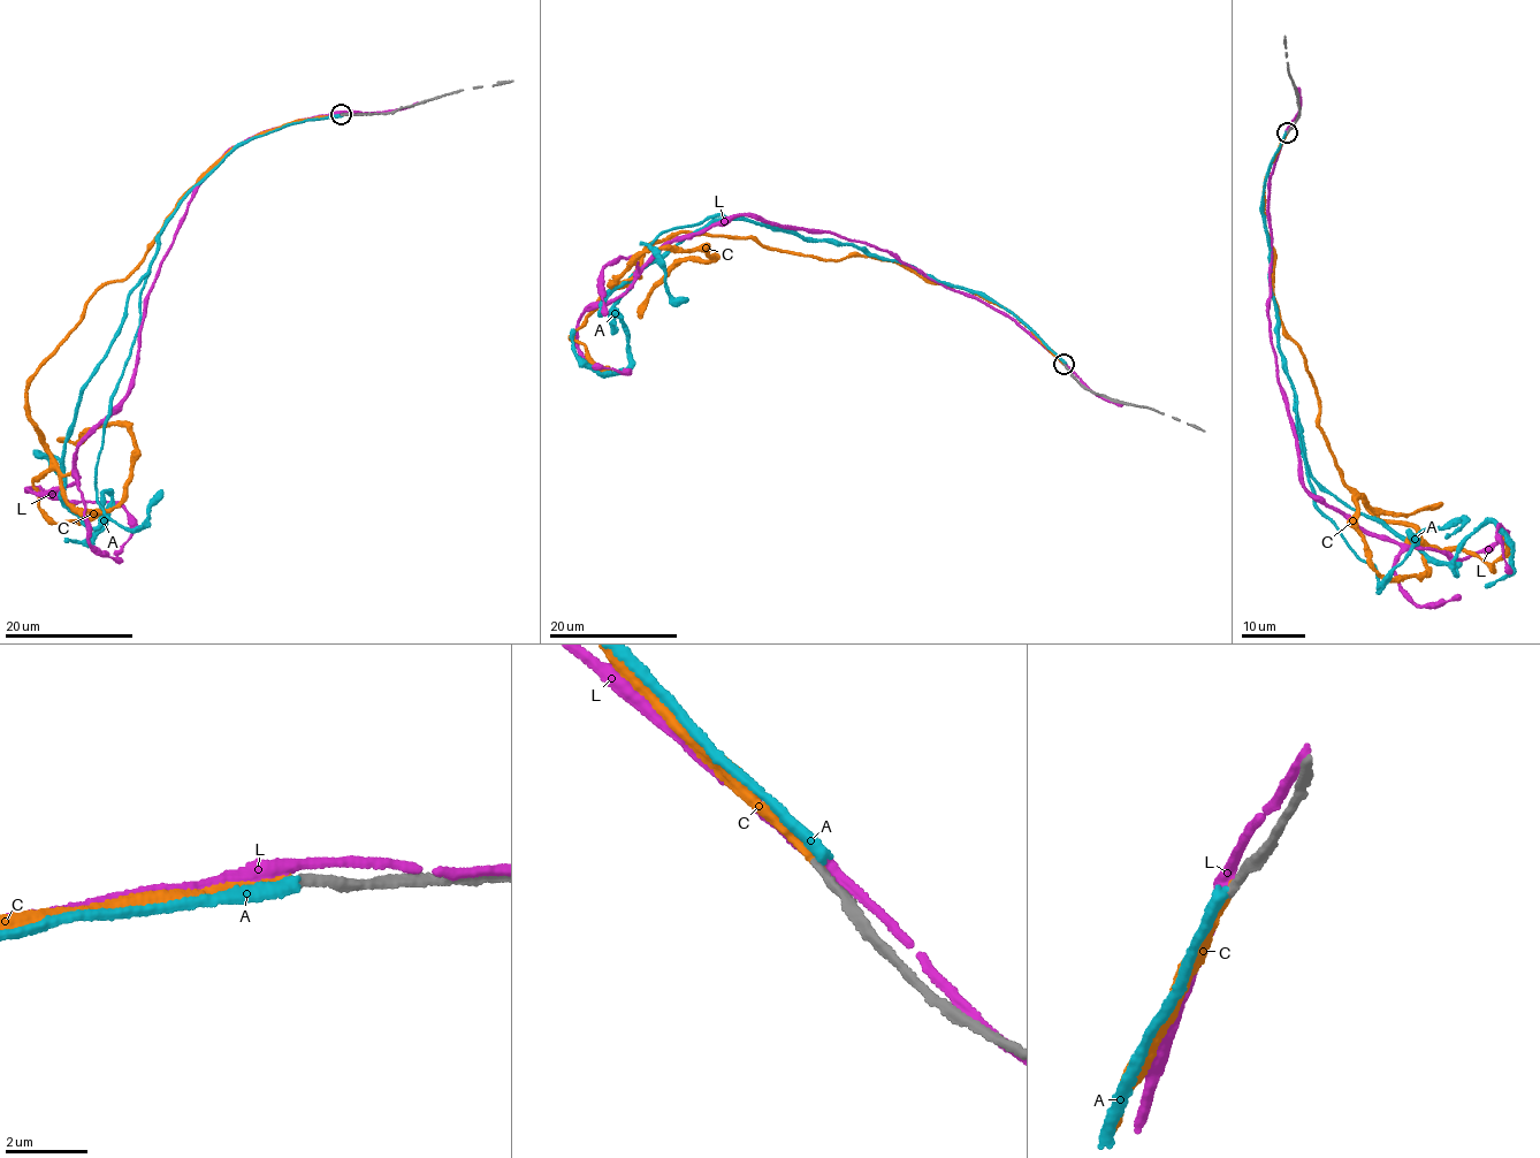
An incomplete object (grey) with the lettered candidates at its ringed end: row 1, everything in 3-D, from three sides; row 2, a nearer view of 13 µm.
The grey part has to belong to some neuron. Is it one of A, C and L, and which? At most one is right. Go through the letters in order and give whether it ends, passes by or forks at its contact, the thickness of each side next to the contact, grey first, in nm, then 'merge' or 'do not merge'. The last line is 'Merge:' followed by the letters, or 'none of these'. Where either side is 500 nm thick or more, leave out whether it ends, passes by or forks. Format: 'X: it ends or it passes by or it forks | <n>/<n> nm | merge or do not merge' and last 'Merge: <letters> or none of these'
A: it ends | 240/320 nm | do not merge
C: it ends | 240/190 nm | merge
L: it passes by | 280/280 nm | do not merge
Merge: C

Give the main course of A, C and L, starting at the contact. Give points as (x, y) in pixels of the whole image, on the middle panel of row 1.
A: (1064, 364), (975, 292), (727, 219), (610, 291), (601, 310), (627, 326), (630, 366), (597, 371), (573, 328)
C: (1064, 364), (1004, 309), (904, 264), (677, 231), (611, 281), (658, 249), (715, 258), (675, 263), (638, 318)
L: (1065, 366), (876, 246), (740, 214), (669, 243), (618, 296), (584, 307), (579, 352), (629, 371), (593, 365)

